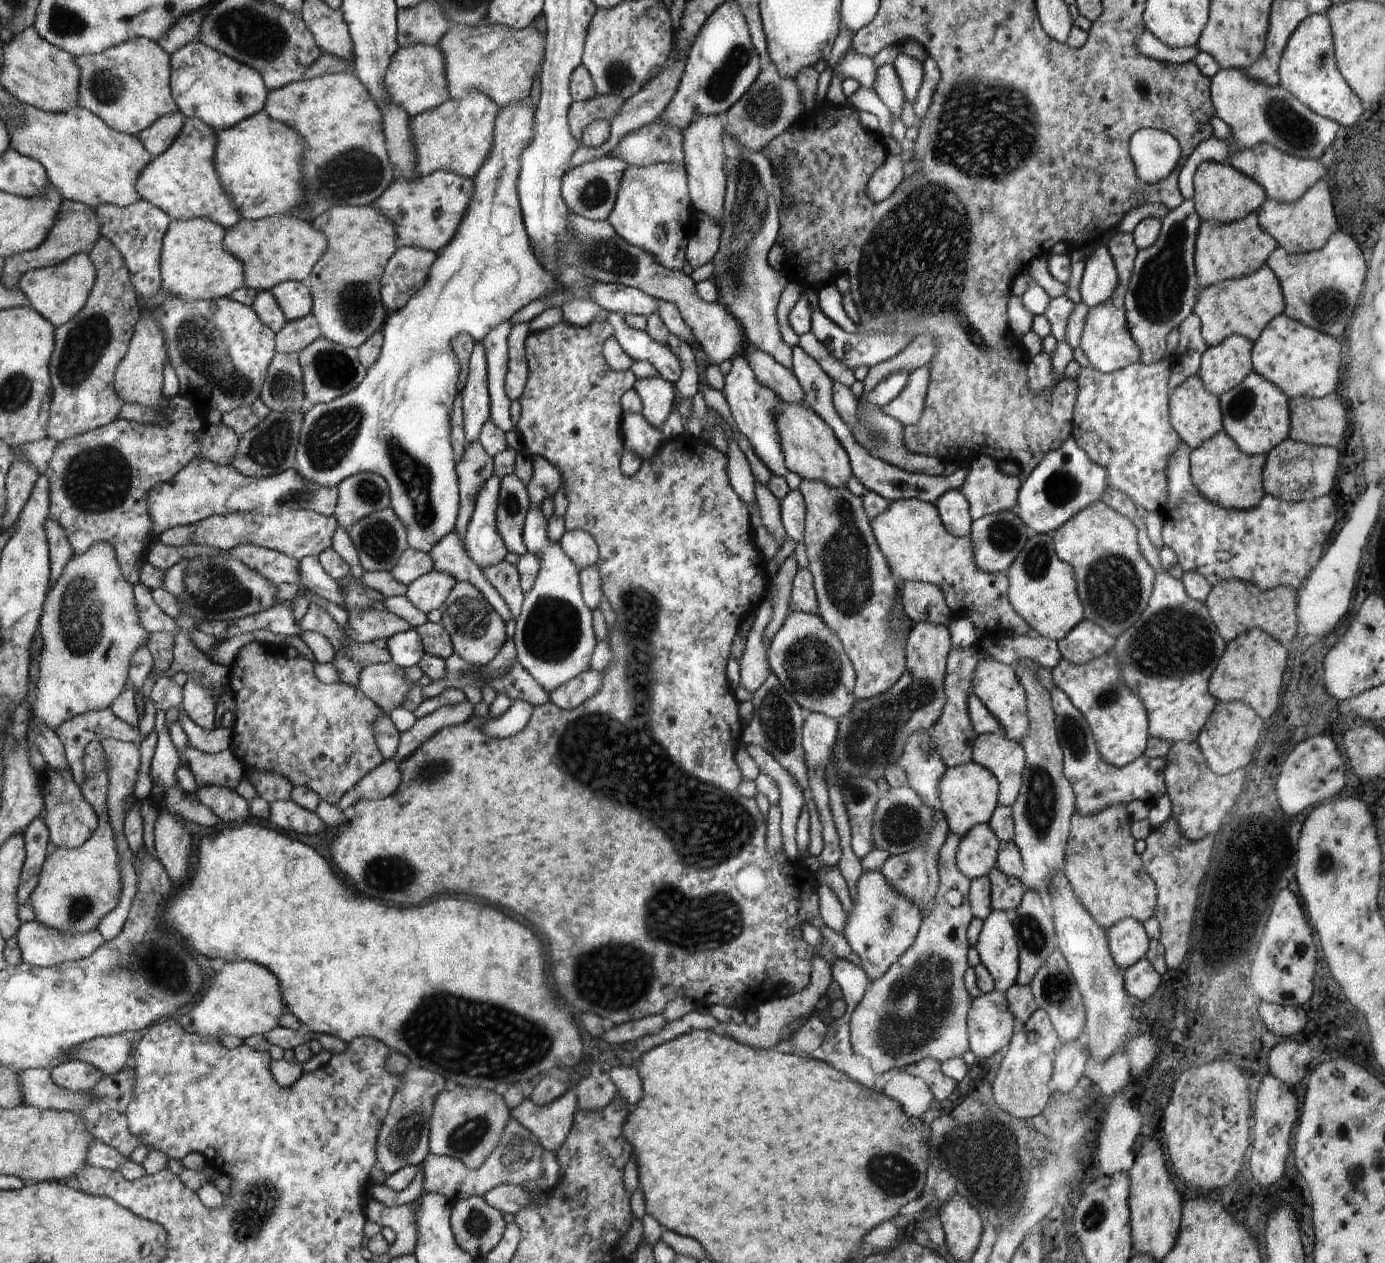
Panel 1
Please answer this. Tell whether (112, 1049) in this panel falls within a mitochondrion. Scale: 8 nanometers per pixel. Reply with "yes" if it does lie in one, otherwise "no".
no

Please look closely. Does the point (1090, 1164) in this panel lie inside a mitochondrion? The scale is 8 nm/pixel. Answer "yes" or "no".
no

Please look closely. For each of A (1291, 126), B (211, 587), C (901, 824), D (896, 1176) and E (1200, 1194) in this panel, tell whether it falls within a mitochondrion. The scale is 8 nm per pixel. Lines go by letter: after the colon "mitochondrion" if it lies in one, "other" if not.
A: mitochondrion
B: mitochondrion
C: mitochondrion
D: mitochondrion
E: other

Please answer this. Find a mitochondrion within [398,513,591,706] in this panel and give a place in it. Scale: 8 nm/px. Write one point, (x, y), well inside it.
(553, 630)

